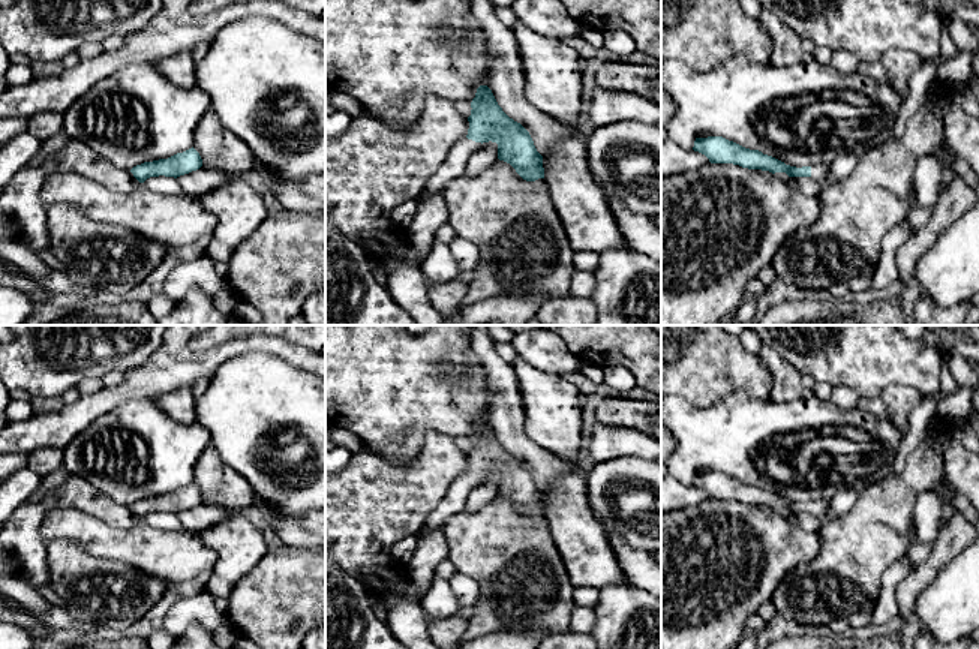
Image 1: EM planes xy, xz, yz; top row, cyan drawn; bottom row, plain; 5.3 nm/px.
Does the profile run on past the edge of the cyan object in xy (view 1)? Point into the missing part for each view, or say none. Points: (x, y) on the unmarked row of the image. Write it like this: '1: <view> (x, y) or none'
1: none

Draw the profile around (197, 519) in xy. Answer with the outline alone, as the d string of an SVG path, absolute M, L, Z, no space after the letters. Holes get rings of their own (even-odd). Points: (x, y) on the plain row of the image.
M201 502L196 507L177 513L178 520L183 528L199 534L228 517L228 510L210 504Z

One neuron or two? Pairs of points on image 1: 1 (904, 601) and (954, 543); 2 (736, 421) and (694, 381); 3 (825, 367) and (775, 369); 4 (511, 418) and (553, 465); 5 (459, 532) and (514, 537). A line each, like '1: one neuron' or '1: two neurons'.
1: one neuron
2: two neurons
3: two neurons
4: one neuron
5: one neuron

